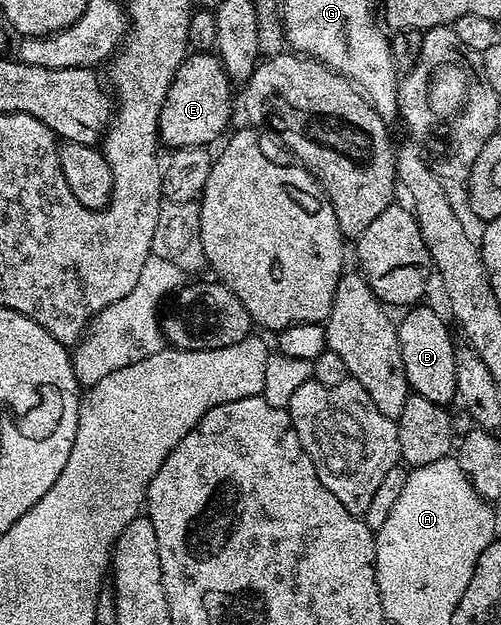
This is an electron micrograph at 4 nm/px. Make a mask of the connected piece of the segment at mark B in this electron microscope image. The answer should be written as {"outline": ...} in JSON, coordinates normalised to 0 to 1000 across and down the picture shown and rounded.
{"outline":[[[842,490],[816,493],[804,502],[810,506],[802,512],[796,509],[790,517],[806,597],[824,630],[854,635],[854,642],[898,648],[908,643],[910,629],[910,549],[898,544],[898,530],[888,514],[862,493]]]}

